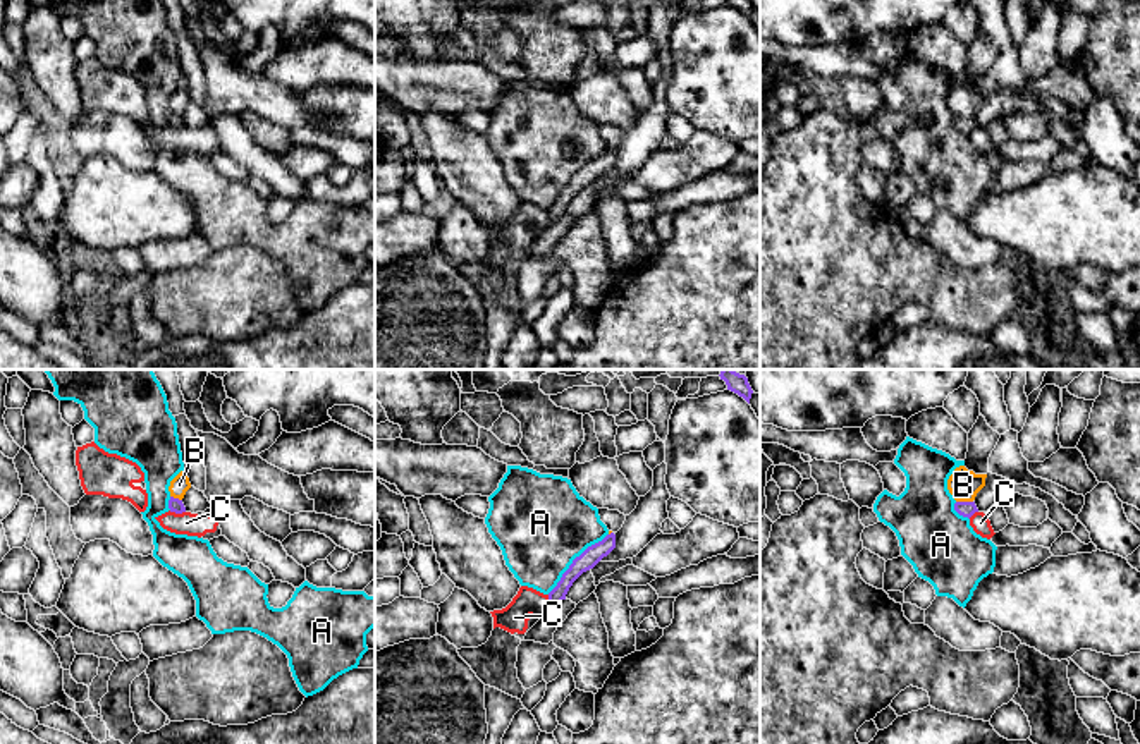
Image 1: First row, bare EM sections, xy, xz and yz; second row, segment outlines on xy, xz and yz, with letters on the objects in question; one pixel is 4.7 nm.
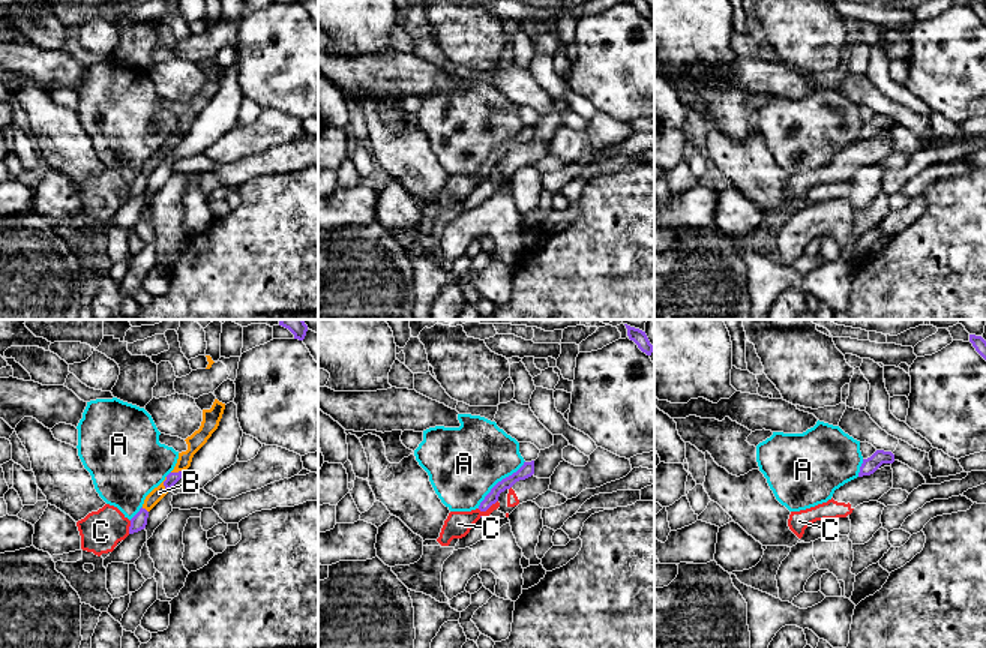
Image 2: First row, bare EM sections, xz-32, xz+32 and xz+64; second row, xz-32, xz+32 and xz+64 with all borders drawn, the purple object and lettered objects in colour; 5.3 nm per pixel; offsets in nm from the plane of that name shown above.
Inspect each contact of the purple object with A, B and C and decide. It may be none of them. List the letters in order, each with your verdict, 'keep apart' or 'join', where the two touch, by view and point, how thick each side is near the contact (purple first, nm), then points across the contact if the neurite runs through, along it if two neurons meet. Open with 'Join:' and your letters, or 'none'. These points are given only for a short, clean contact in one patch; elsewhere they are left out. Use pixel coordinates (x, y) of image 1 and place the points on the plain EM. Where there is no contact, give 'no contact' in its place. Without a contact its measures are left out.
Join: none
A: keep apart | xz (573, 176) | 90/440 nm
B: keep apart | yz (965, 117) | 80/150 nm
C: keep apart | xy (177, 128) | 70/110 nm | along xy (169, 126), (184, 128)

